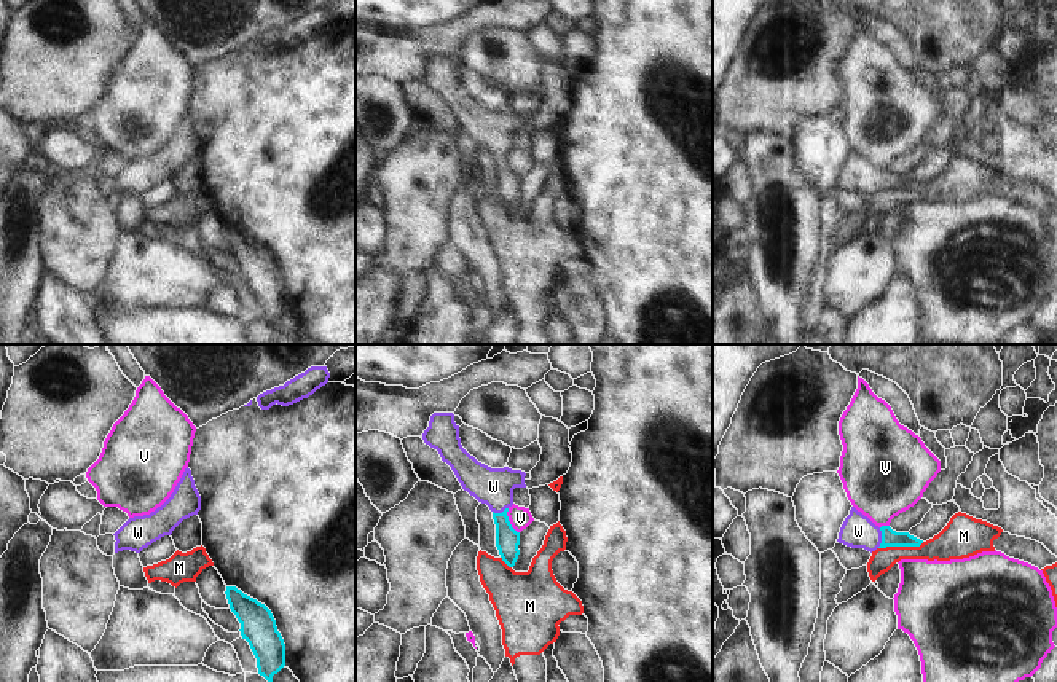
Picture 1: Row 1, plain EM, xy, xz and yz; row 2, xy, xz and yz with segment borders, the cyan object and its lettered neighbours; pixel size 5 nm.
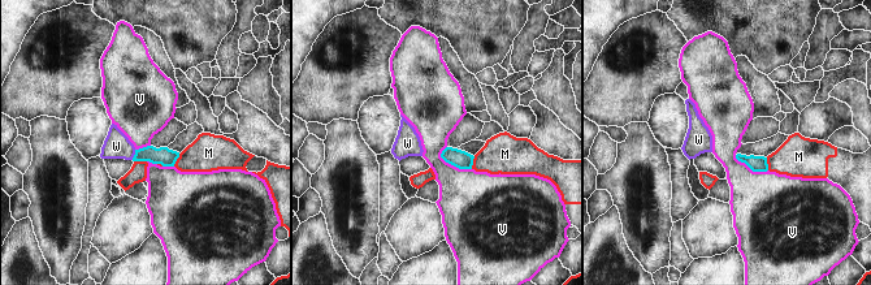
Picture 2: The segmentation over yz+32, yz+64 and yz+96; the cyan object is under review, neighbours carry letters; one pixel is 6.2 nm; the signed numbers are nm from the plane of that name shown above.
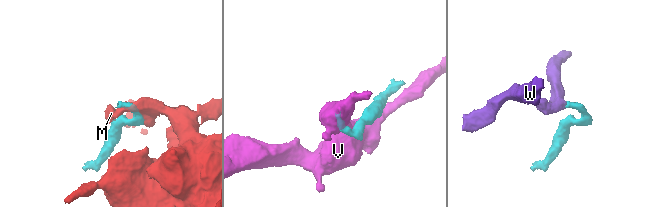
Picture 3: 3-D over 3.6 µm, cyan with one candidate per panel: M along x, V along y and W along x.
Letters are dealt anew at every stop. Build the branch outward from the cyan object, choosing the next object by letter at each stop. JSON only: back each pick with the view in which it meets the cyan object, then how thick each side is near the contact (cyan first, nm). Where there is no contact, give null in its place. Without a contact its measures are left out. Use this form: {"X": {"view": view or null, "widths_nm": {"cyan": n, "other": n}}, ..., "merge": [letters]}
{"W": {"view": "yz", "widths_nm": {"cyan": 90, "other": 170}}, "merge": ["W"]}

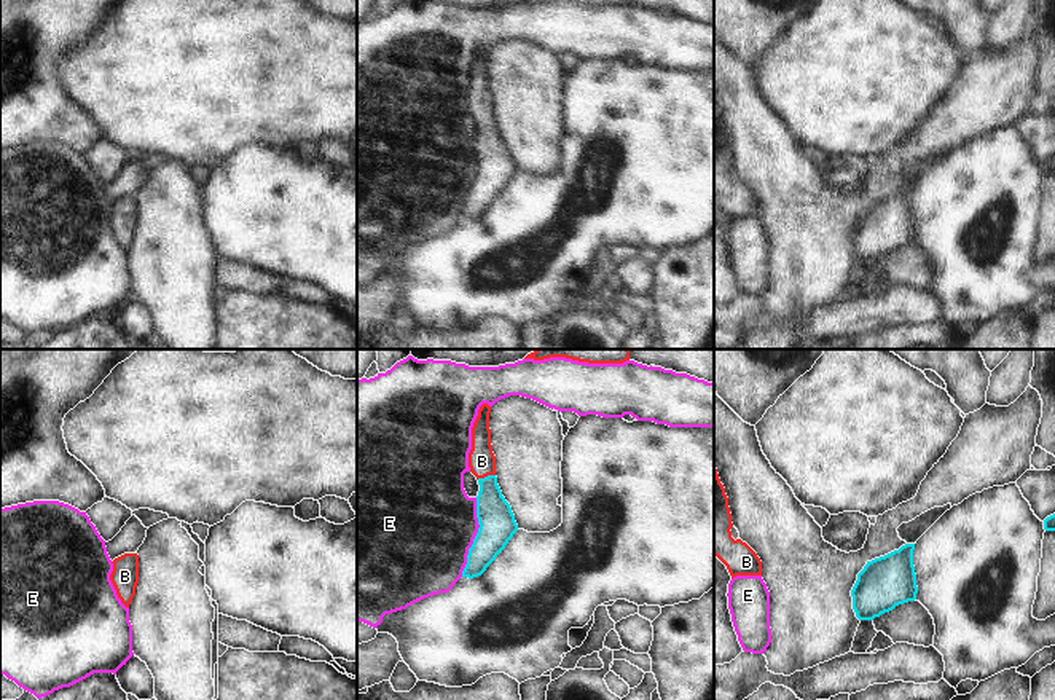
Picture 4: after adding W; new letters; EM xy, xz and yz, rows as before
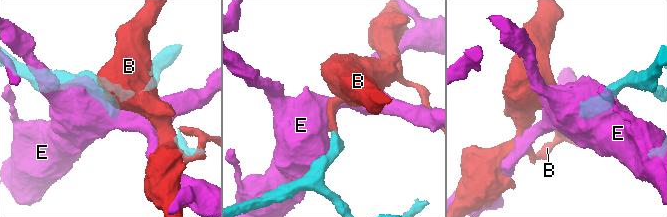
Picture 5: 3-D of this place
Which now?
{"B": {"view": "xz", "widths_nm": {"cyan": 180, "other": 140}}, "merge": ["B"]}

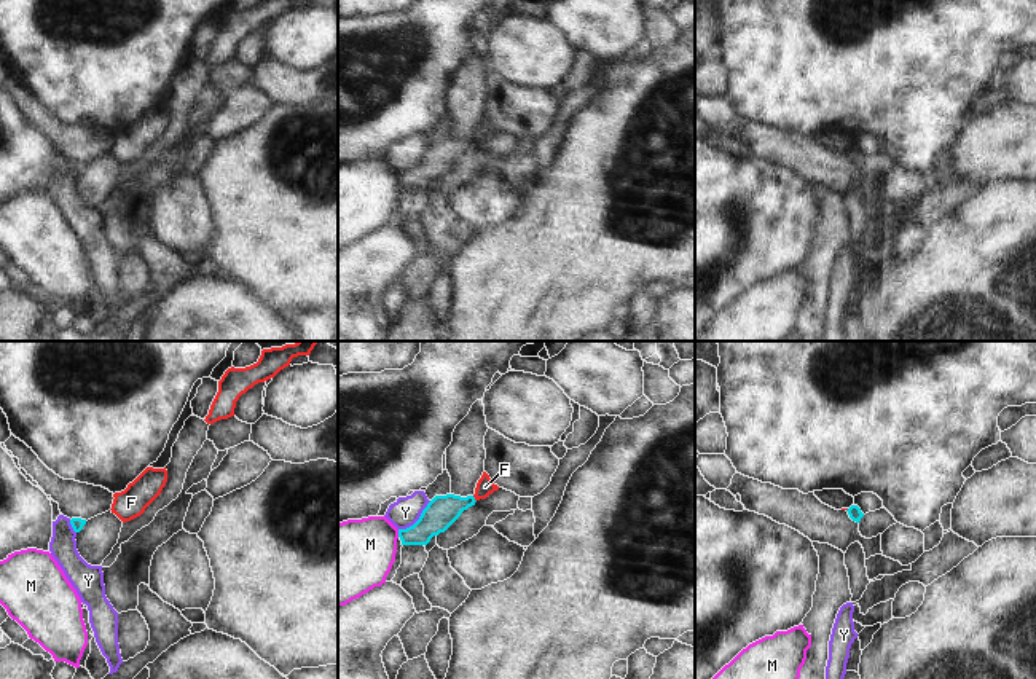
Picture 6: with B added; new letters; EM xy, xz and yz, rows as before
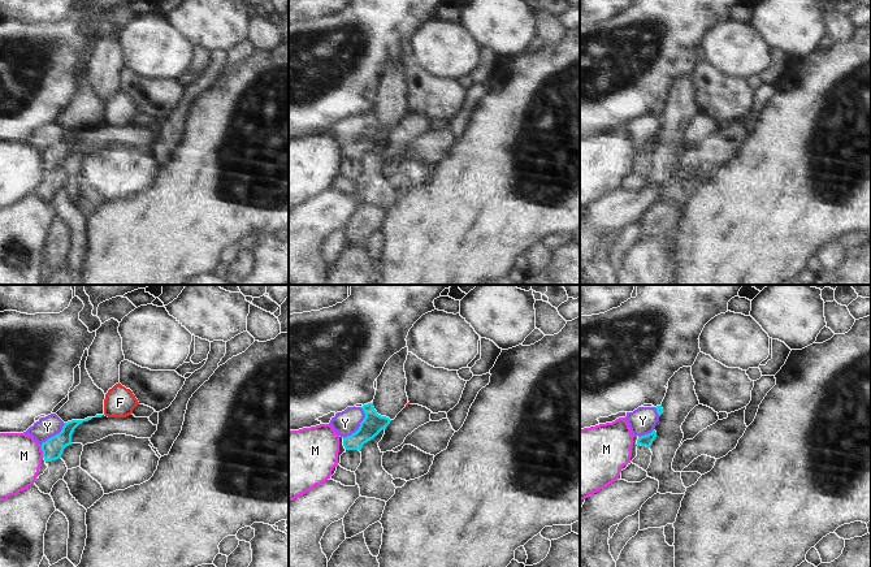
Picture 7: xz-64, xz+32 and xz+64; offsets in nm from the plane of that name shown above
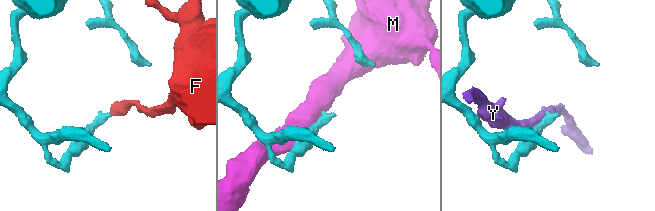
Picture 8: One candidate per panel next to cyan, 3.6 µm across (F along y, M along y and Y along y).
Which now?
{"merge": []}

